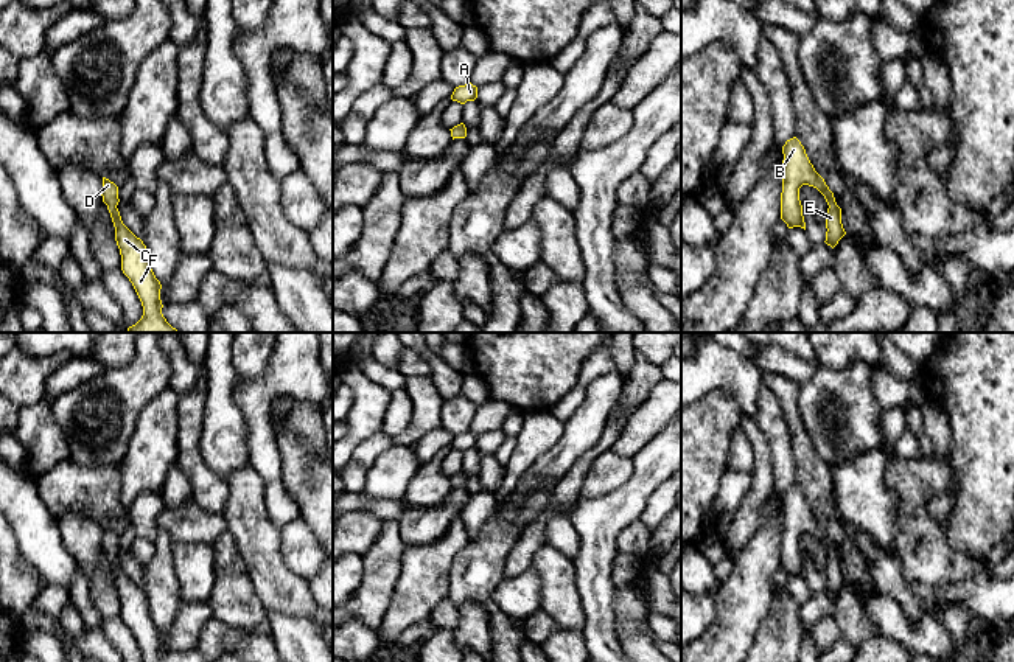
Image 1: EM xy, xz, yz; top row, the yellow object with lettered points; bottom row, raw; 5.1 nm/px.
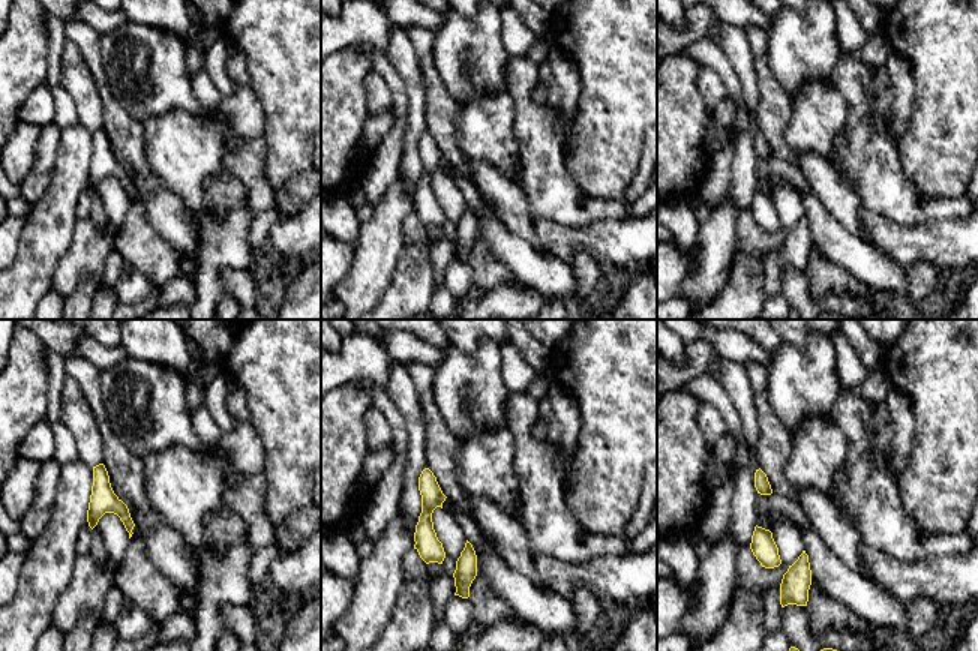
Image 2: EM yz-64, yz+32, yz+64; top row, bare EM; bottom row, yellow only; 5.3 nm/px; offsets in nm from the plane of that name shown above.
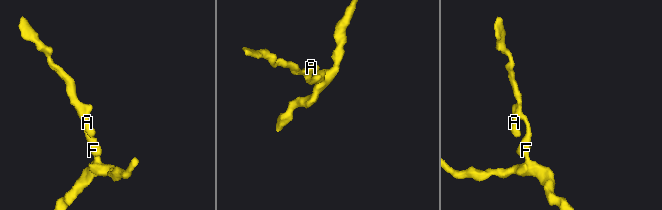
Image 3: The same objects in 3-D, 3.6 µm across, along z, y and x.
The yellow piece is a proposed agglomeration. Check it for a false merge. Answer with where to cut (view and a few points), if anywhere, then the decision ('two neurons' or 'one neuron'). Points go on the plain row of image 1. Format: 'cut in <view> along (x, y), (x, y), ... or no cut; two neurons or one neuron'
no cut; one neuron

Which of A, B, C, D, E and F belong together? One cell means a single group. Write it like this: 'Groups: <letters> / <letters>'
Groups: A B C D E F

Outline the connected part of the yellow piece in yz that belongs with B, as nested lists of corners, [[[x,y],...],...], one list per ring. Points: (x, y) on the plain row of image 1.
[[[793,485],[782,494],[782,541],[781,541],[781,567],[788,577],[801,575],[806,578],[799,536],[809,533],[816,536],[826,547],[829,556],[826,561],[826,592],[832,597],[846,583],[841,572],[841,556],[837,553],[834,541],[824,527],[815,519],[804,494]]]

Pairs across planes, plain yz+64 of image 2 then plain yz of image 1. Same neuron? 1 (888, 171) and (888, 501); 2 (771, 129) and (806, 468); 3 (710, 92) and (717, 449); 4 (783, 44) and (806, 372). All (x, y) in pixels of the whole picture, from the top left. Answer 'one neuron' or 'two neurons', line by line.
1: two neurons
2: one neuron
3: two neurons
4: two neurons

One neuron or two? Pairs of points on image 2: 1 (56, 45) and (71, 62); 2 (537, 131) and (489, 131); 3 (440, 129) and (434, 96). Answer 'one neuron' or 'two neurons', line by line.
1: two neurons
2: two neurons
3: one neuron

